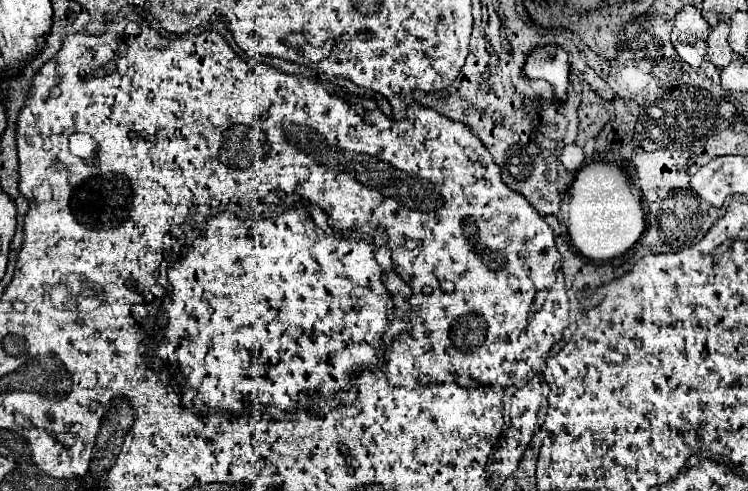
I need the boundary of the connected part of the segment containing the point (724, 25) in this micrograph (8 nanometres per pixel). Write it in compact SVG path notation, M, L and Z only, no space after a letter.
M722 21L720 25L712 27L710 35L708 35L708 47L706 47L706 59L710 63L714 63L718 69L726 67L732 59L732 49L728 45L728 31L730 31L730 23Z

